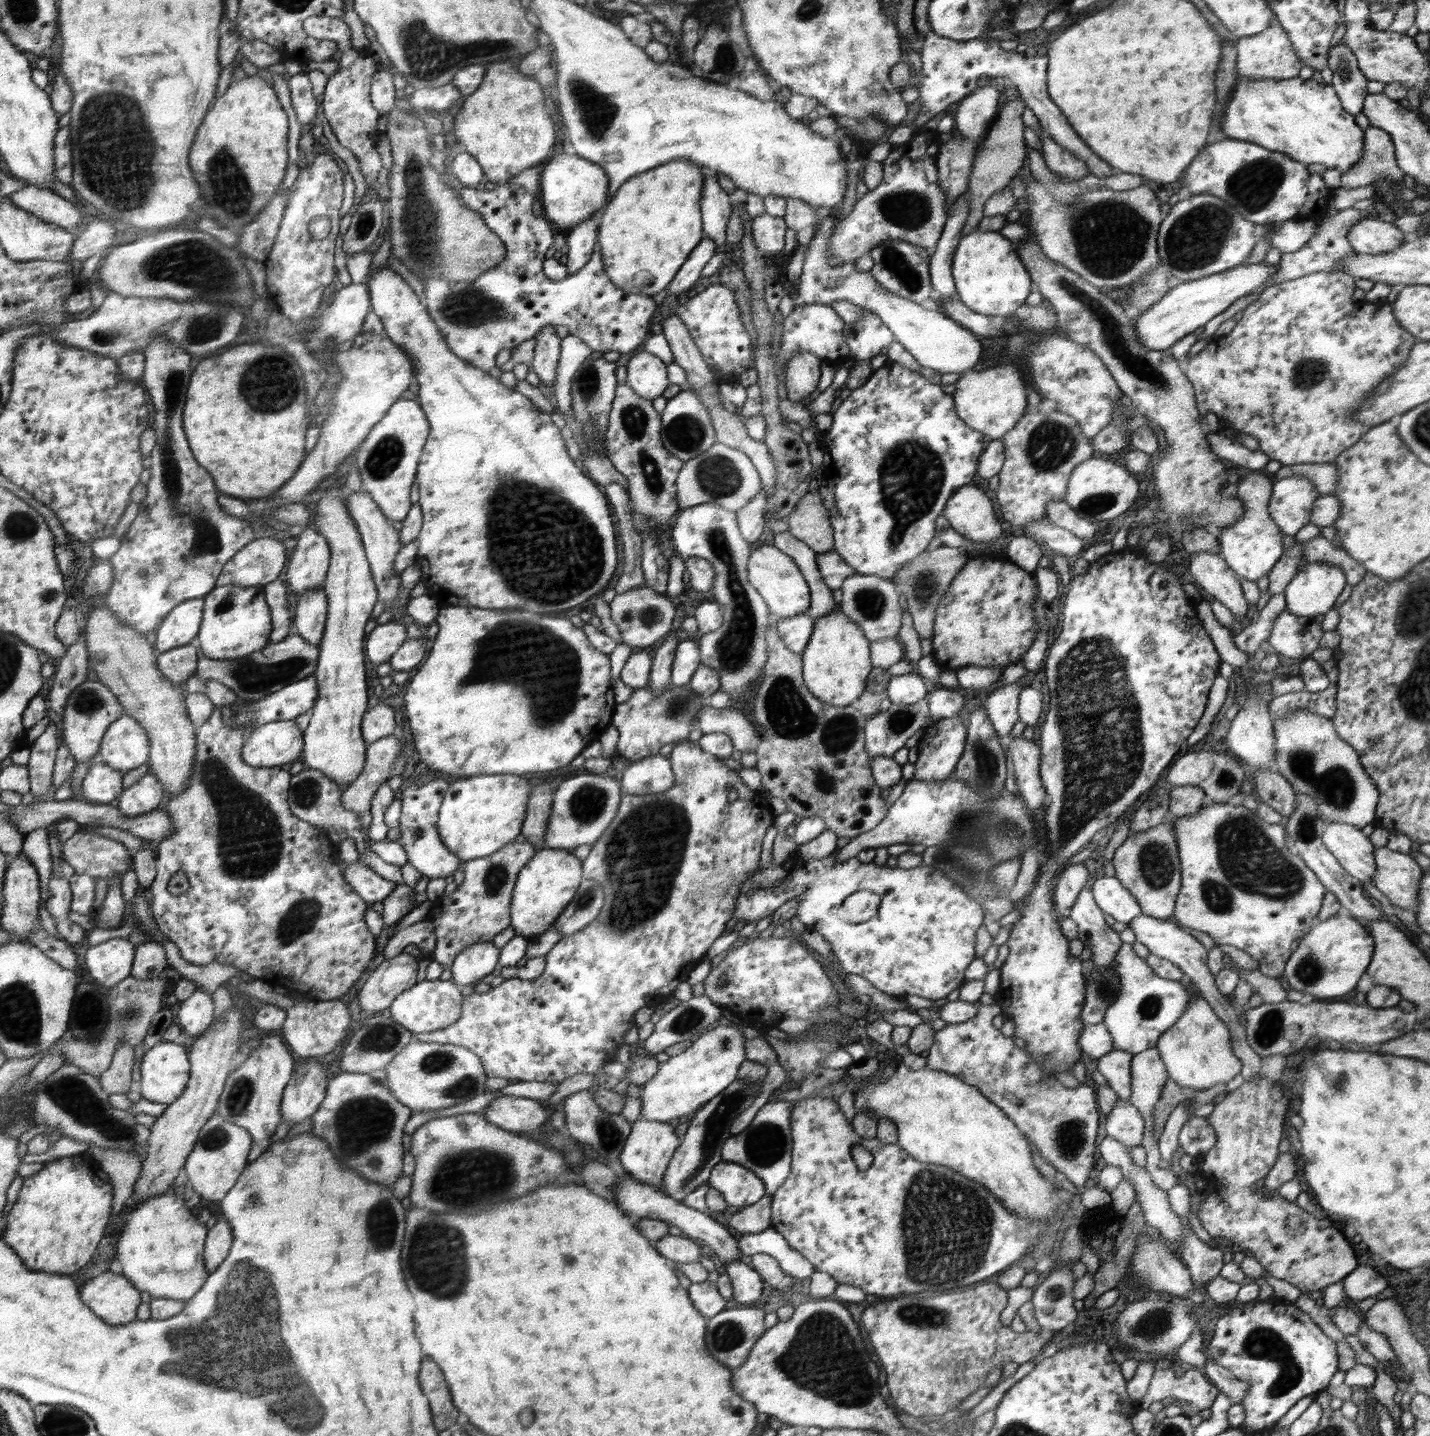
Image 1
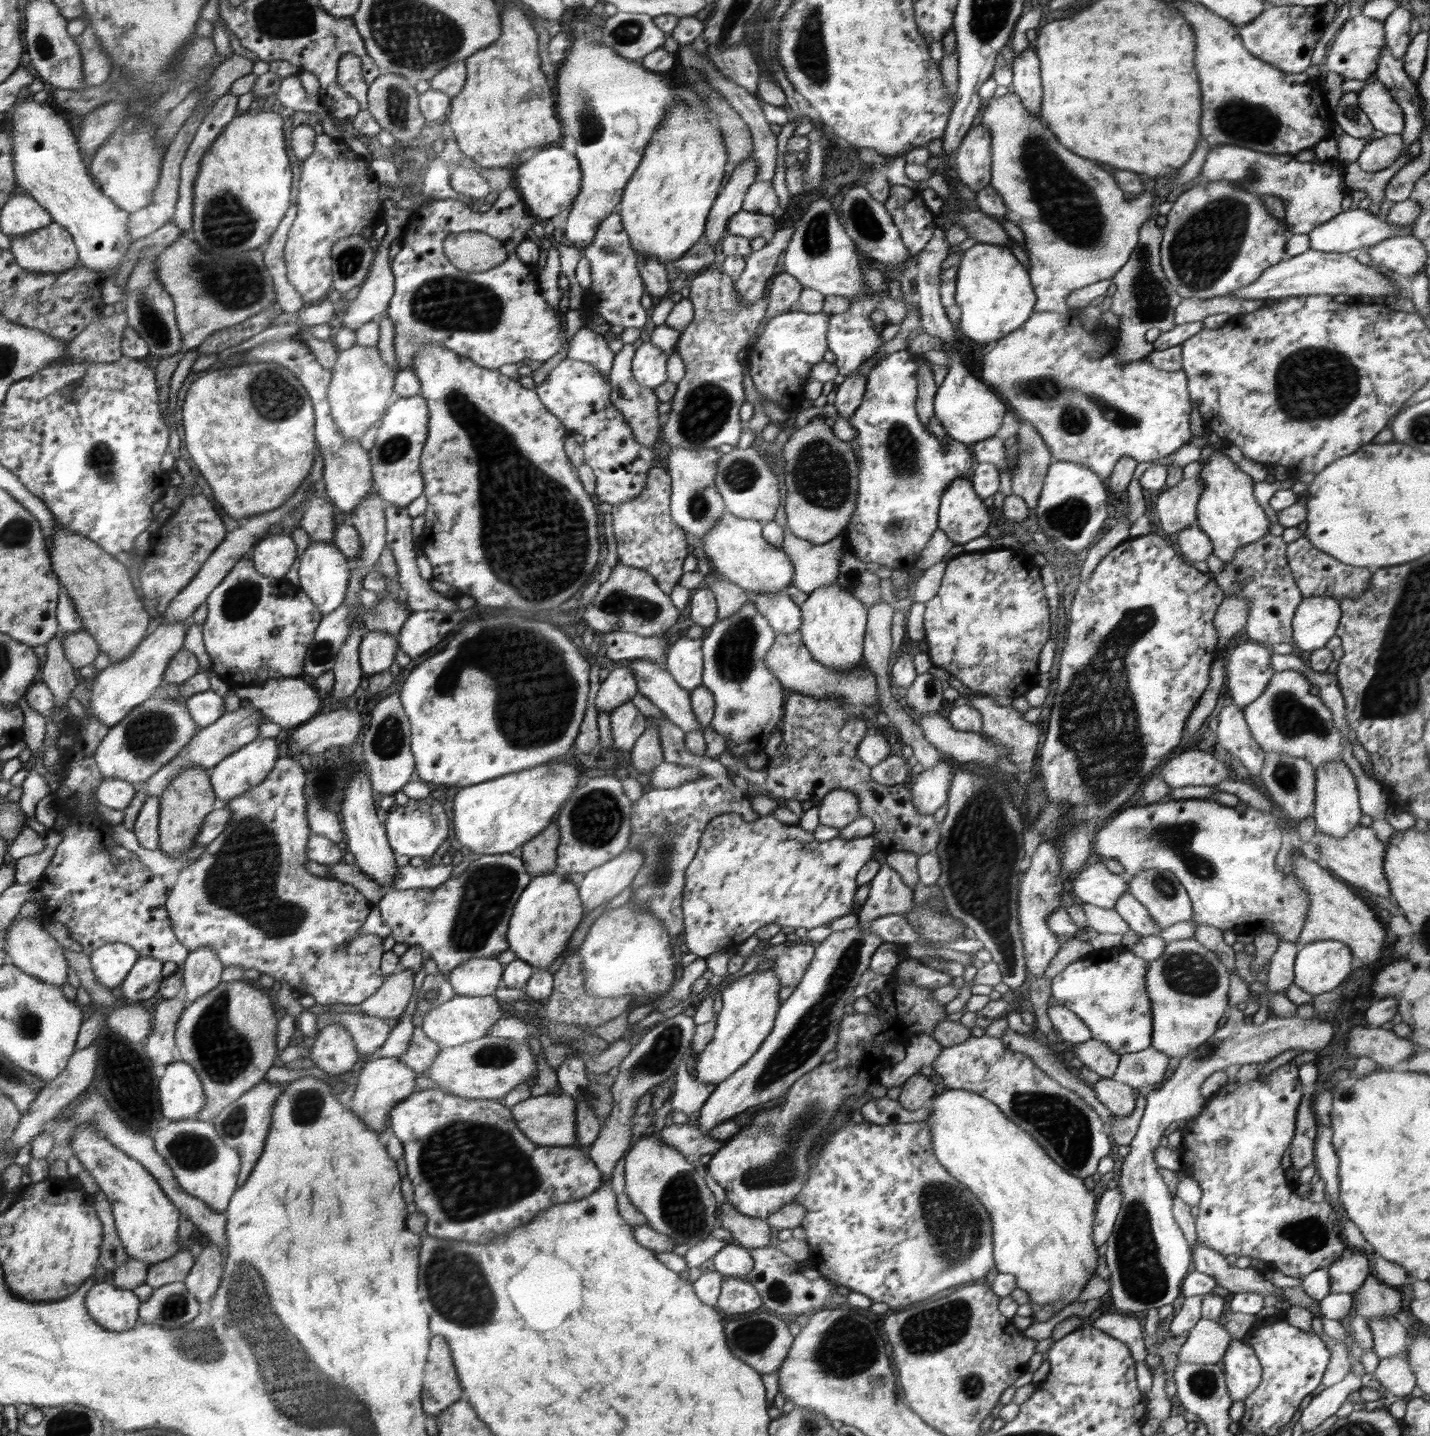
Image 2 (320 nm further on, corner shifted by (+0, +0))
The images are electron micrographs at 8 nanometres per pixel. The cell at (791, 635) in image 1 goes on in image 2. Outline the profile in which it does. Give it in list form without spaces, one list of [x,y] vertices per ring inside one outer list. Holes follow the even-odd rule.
[[[784,593],[749,594],[748,598],[756,600],[756,608],[763,614],[775,631],[780,634],[796,633],[802,626],[802,608],[798,607]]]

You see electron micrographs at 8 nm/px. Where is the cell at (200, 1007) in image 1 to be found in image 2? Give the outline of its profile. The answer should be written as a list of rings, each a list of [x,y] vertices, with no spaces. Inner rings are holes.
[[[211,946],[190,951],[180,972],[186,991],[185,1006],[215,989],[222,981],[223,970],[223,962]]]

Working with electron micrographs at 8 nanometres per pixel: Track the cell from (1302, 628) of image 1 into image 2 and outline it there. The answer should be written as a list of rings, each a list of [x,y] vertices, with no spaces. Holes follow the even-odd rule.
[[[1268,533],[1264,538],[1236,550],[1236,558],[1232,558],[1232,562],[1224,562],[1220,574],[1211,574],[1225,598],[1242,597],[1250,603],[1245,624],[1248,638],[1269,647],[1280,642],[1292,643],[1291,624],[1303,598],[1288,567],[1286,552],[1284,539]]]

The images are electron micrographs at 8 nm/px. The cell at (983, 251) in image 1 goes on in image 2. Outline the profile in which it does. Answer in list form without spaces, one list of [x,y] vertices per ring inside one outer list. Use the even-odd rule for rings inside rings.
[[[976,243],[965,253],[958,270],[955,304],[960,308],[960,330],[976,342],[998,341],[1023,326],[1034,313],[1034,288],[1026,268],[1005,245]]]

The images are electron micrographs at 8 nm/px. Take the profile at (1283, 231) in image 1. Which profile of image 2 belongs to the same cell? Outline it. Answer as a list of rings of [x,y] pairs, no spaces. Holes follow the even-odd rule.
[[[1348,209],[1337,214],[1332,220],[1326,221],[1309,232],[1310,249],[1320,252],[1341,252],[1354,254],[1363,246],[1372,246],[1392,236],[1410,235],[1413,224],[1397,226],[1387,221],[1381,221],[1375,214],[1364,209]]]

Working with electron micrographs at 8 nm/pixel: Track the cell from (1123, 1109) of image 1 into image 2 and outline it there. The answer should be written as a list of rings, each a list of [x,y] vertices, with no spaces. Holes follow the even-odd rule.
[[[1101,1079],[1092,1088],[1096,1098],[1114,1115],[1128,1116],[1135,1109],[1137,1098],[1134,1097],[1133,1088],[1126,1084],[1111,1079]]]

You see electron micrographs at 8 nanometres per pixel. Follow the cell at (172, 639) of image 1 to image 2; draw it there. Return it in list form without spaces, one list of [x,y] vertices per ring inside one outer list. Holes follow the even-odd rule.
[[[188,617],[182,622],[161,623],[148,635],[131,657],[124,658],[122,662],[111,664],[100,672],[93,680],[93,713],[105,724],[114,726],[128,716],[132,709],[138,708],[144,701],[153,696],[156,688],[175,654],[184,648],[188,630],[193,625],[193,619]]]

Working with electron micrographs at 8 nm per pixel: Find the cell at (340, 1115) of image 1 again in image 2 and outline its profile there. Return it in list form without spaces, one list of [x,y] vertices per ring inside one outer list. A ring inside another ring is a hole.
[[[398,1057],[370,1058],[360,1069],[356,1090],[349,1103],[349,1109],[359,1115],[368,1126],[376,1128],[376,1132],[384,1132],[384,1122],[389,1120],[390,1110],[406,1100],[414,1092],[414,1080],[416,1072],[410,1066],[406,1066]]]

